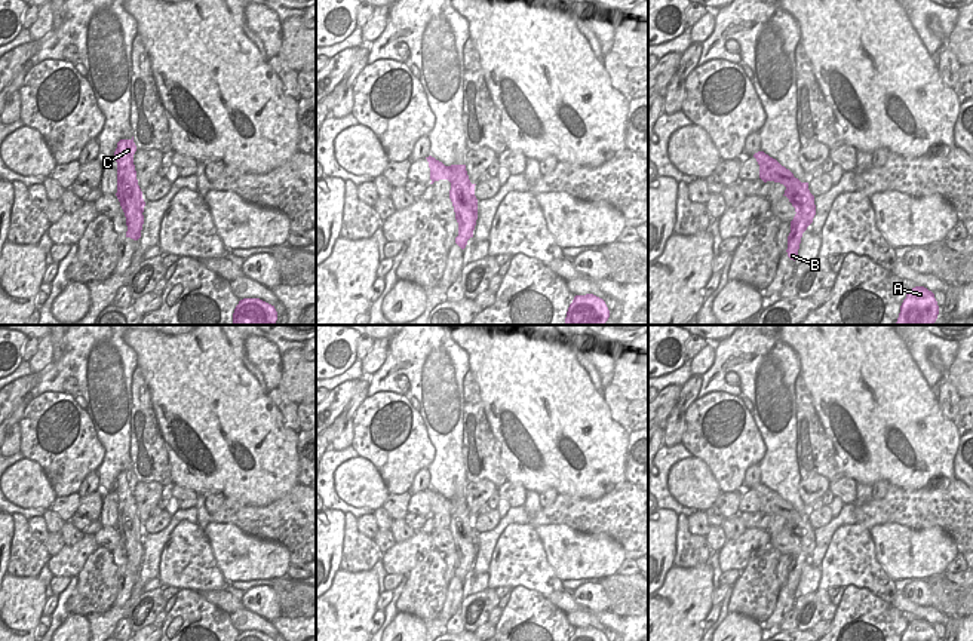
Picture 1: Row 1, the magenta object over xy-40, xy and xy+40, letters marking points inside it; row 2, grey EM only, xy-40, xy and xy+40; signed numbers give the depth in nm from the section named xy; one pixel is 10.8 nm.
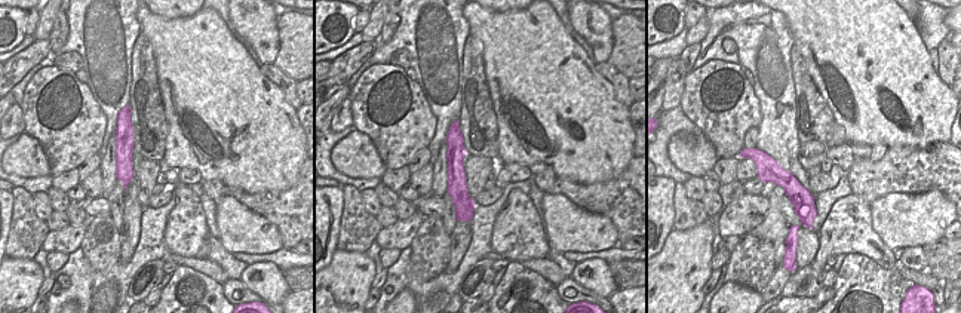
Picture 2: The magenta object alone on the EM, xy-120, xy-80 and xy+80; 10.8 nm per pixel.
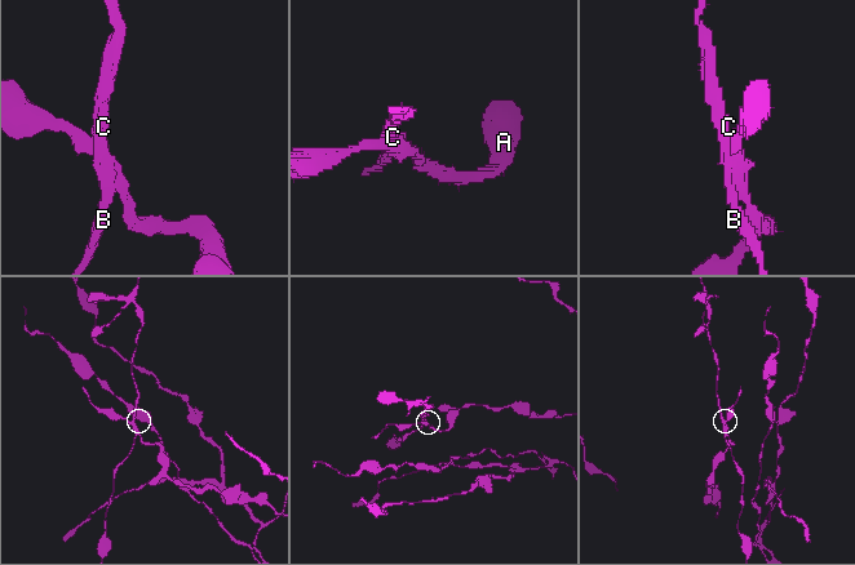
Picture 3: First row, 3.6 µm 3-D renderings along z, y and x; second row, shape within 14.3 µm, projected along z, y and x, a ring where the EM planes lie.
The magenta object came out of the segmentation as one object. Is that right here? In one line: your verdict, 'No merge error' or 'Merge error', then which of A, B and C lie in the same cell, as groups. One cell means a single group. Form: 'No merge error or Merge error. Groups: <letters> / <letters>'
Merge error. Groups: A / B C

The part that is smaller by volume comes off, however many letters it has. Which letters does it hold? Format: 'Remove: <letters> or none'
Remove: B, C

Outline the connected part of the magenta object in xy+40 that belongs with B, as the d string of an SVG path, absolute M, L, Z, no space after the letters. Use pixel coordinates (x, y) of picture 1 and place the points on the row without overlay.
M786 519L783 528L789 531L789 534L792 536L796 545L794 552L791 553L791 565L788 568L788 582L786 582L788 589L795 594L798 588L802 565L807 562L808 556L804 553L804 550L798 545L798 534L794 533L795 524Z

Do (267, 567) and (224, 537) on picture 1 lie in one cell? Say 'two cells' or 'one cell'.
one cell

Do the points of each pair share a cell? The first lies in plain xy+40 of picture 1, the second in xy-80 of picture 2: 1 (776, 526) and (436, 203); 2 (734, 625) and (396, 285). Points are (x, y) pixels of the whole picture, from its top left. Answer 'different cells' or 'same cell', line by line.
1: different cells
2: different cells

